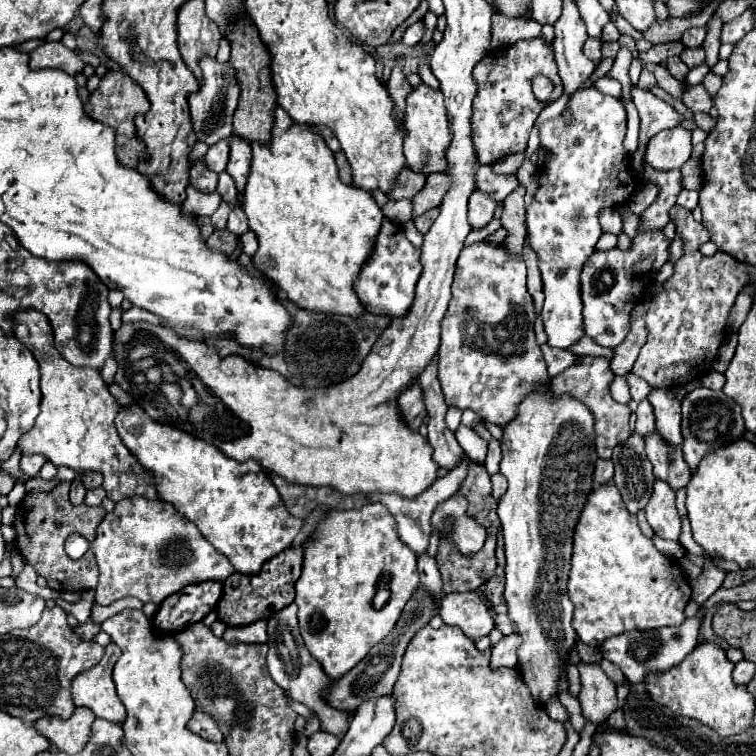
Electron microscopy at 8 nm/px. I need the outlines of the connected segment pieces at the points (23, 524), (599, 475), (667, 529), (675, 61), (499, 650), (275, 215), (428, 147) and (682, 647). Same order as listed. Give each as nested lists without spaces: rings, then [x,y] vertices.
[[[61,481],[51,491],[27,493],[19,503],[19,511],[13,521],[15,529],[15,547],[23,559],[27,559],[37,575],[43,575],[51,589],[57,593],[65,591],[89,591],[97,587],[97,563],[93,553],[85,553],[81,559],[71,559],[63,543],[69,535],[77,533],[87,541],[93,541],[95,527],[103,521],[105,509],[103,507],[89,507],[89,505],[71,505],[69,503],[69,483]]]
[[[599,459],[595,463],[595,483],[607,483],[613,477],[613,461],[611,459]]]
[[[655,481],[653,495],[645,507],[647,523],[653,527],[655,535],[667,541],[679,541],[681,517],[675,507],[675,491],[665,481]]]
[[[679,56],[668,58],[666,61],[666,67],[669,69],[671,75],[681,82],[684,81],[684,78],[690,70],[687,65],[683,63]]]
[[[507,635],[503,637],[497,645],[491,649],[491,665],[493,669],[497,667],[517,667],[517,649],[521,647],[521,637]]]
[[[277,109],[273,141],[269,145],[253,145],[253,163],[243,195],[243,211],[249,219],[249,229],[253,229],[259,239],[259,249],[253,255],[255,269],[265,273],[283,291],[283,295],[301,309],[347,315],[353,319],[367,313],[357,293],[353,293],[353,281],[357,281],[357,273],[361,273],[365,257],[373,253],[373,241],[377,241],[377,233],[381,229],[383,211],[377,207],[371,193],[345,185],[337,177],[333,151],[327,149],[319,135],[311,133],[307,125],[293,123],[283,109]]]
[[[427,85],[415,87],[413,93],[409,93],[407,97],[407,111],[405,111],[403,125],[407,129],[407,135],[403,141],[403,153],[405,153],[407,165],[413,171],[421,171],[429,175],[429,173],[449,169],[449,163],[445,161],[445,149],[451,145],[451,129],[449,129],[449,119],[445,113],[441,91],[435,91]]]
[[[699,615],[685,619],[683,625],[679,627],[661,627],[653,631],[621,633],[617,637],[607,639],[599,651],[605,659],[613,661],[623,671],[623,675],[627,677],[631,685],[635,685],[635,683],[643,683],[649,673],[663,673],[679,665],[689,655],[689,651],[697,647],[697,635],[699,635]]]

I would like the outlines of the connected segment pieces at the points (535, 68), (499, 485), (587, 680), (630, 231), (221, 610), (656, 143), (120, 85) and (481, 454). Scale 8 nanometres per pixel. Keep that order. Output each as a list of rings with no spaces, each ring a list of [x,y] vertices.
[[[541,37],[521,39],[505,49],[489,51],[473,69],[473,79],[477,81],[477,95],[473,99],[473,117],[471,117],[471,139],[479,163],[493,165],[497,159],[519,153],[527,149],[529,131],[541,109],[547,103],[535,99],[531,83],[537,75],[545,75],[553,81],[553,93],[549,101],[559,97],[559,77],[557,63],[553,61],[553,47],[547,45]]]
[[[495,473],[491,477],[491,483],[493,483],[493,497],[499,501],[507,491],[507,481],[505,481],[505,477],[501,473]]]
[[[579,663],[581,673],[581,691],[579,703],[583,715],[591,723],[605,723],[607,717],[617,709],[617,695],[613,681],[601,671],[597,663],[587,665]]]
[[[621,206],[619,207],[620,214],[622,216],[622,219],[624,221],[623,225],[623,232],[625,232],[631,239],[635,236],[636,229],[639,222],[639,217],[632,213],[632,215],[626,210],[627,206]]]
[[[289,547],[283,553],[279,553],[277,557],[269,559],[257,575],[247,577],[241,573],[233,573],[223,585],[223,595],[217,607],[217,619],[229,627],[245,627],[259,619],[269,619],[273,613],[293,603],[293,597],[295,597],[293,585],[301,575],[301,563],[303,563],[301,547],[297,549]]]
[[[683,127],[659,131],[649,139],[645,149],[645,163],[659,171],[681,169],[691,157],[691,131]]]
[[[107,71],[101,77],[99,87],[91,93],[91,99],[85,105],[85,111],[87,111],[89,117],[93,117],[93,119],[97,119],[101,123],[107,123],[109,127],[115,129],[115,133],[117,133],[117,157],[119,157],[119,163],[125,165],[125,167],[137,167],[139,159],[145,155],[145,149],[143,149],[143,145],[135,137],[133,119],[135,119],[135,115],[141,115],[141,113],[149,111],[149,101],[147,101],[145,91],[129,75],[125,75],[123,71]]]
[[[459,425],[459,429],[455,431],[455,437],[461,445],[461,449],[465,451],[465,455],[475,461],[475,463],[483,463],[485,461],[485,453],[487,453],[487,443],[469,427]]]

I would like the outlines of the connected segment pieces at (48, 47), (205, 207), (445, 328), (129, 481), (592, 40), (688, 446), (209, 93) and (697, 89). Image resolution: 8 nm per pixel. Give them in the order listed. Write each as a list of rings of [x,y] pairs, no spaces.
[[[61,41],[59,43],[45,43],[31,51],[31,69],[61,69],[69,75],[81,73],[85,63],[81,61],[79,53],[73,49],[67,49]]]
[[[189,185],[187,187],[187,199],[183,201],[183,211],[185,213],[195,213],[199,217],[213,215],[215,209],[219,207],[219,201],[221,201],[221,195],[217,191],[201,193],[197,187]]]
[[[477,241],[461,249],[451,289],[453,297],[445,319],[441,321],[441,345],[437,359],[445,403],[459,409],[473,409],[485,421],[503,427],[515,417],[517,403],[533,389],[535,383],[549,383],[547,365],[533,333],[535,305],[525,285],[525,261],[521,255],[511,255],[503,245]]]
[[[25,309],[15,317],[15,337],[31,349],[41,369],[41,413],[31,431],[27,431],[19,447],[23,453],[39,453],[47,457],[55,467],[69,467],[75,471],[97,471],[103,475],[103,489],[111,501],[121,501],[125,497],[147,497],[151,501],[159,499],[153,473],[141,469],[141,463],[129,453],[121,443],[115,429],[115,417],[121,411],[119,403],[107,391],[97,369],[83,369],[69,365],[59,357],[49,319],[39,311]]]
[[[588,37],[584,44],[584,53],[592,61],[602,60],[602,41],[595,37]]]
[[[699,387],[691,393],[687,393],[685,399],[681,401],[681,405],[683,405],[683,423],[681,423],[683,455],[691,467],[691,473],[697,471],[697,465],[705,457],[705,453],[741,439],[743,433],[747,431],[743,417],[741,417],[741,407],[733,399],[729,399],[723,391]]]
[[[201,57],[199,67],[203,73],[203,81],[199,85],[199,91],[189,95],[189,109],[191,109],[191,123],[195,129],[195,135],[199,141],[205,141],[207,145],[213,145],[225,137],[231,137],[233,133],[233,113],[237,109],[239,101],[239,81],[237,71],[233,69],[231,61],[219,63],[215,57]]]
[[[695,85],[685,89],[683,105],[689,107],[693,113],[709,113],[709,109],[713,107],[713,95],[703,85]]]

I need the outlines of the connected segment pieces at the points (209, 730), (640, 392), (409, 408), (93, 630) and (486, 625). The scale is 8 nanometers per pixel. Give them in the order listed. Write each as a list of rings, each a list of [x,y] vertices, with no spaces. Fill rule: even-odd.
[[[195,711],[191,721],[187,723],[187,729],[197,733],[199,737],[207,739],[207,741],[223,741],[223,733],[217,725],[217,721],[213,721],[213,717],[209,717],[209,713],[201,713],[201,711]]]
[[[627,373],[625,375],[625,379],[627,379],[627,383],[629,383],[629,389],[631,389],[631,397],[639,403],[641,399],[645,399],[647,397],[647,393],[649,393],[649,385],[641,379],[641,377],[637,377],[635,373]]]
[[[415,381],[409,389],[405,389],[399,397],[399,407],[403,417],[411,423],[411,427],[417,431],[423,419],[427,417],[425,409],[425,399],[423,399],[423,389],[419,387],[419,381]]]
[[[87,621],[85,625],[77,625],[77,629],[75,629],[75,633],[83,639],[83,641],[91,641],[97,633],[99,633],[99,625],[95,625],[95,623],[91,623],[91,621]]]
[[[475,591],[443,595],[439,615],[445,625],[457,625],[473,641],[489,635],[493,629],[493,617],[489,613],[489,607]]]

